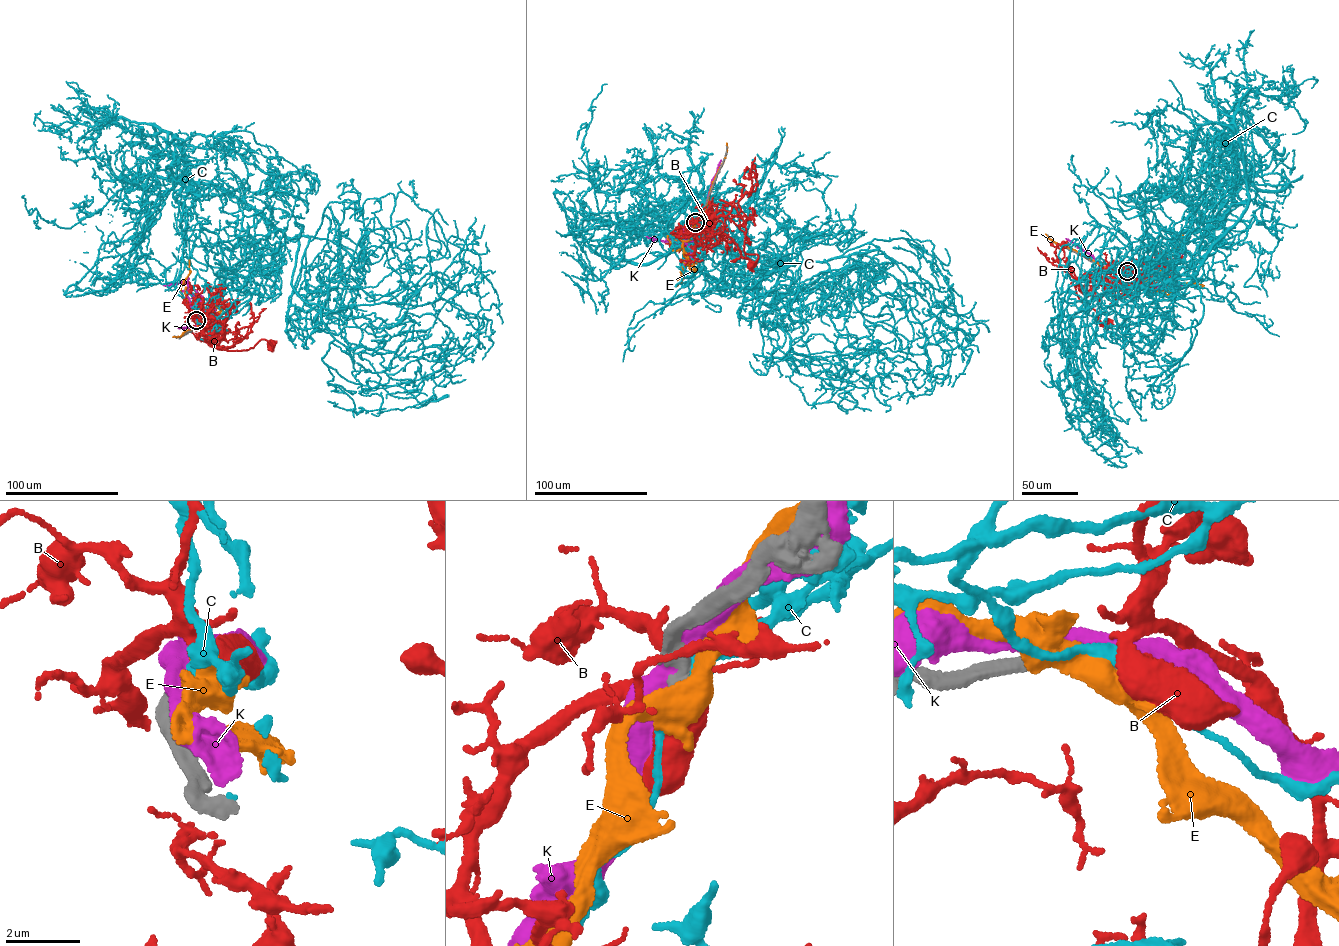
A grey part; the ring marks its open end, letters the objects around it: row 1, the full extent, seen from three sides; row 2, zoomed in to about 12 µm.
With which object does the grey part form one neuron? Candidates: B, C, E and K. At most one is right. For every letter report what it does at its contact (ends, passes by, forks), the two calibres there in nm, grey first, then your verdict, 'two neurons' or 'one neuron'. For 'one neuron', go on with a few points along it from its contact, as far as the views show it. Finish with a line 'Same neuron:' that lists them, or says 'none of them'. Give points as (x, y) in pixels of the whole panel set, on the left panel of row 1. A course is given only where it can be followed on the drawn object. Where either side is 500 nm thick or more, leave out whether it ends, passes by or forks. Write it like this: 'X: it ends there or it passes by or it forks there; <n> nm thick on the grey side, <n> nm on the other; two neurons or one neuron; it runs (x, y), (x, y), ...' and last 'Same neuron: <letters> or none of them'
B: 440 nm thick on the grey side, 550 nm on the other; two neurons
C: it passes by; 460 nm thick on the grey side, 320 nm on the other; two neurons
E: it forks there; 460 nm thick on the grey side, 480 nm on the other; two neurons
K: 480 nm thick on the grey side, 500 nm on the other; two neurons
Same neuron: none of them

